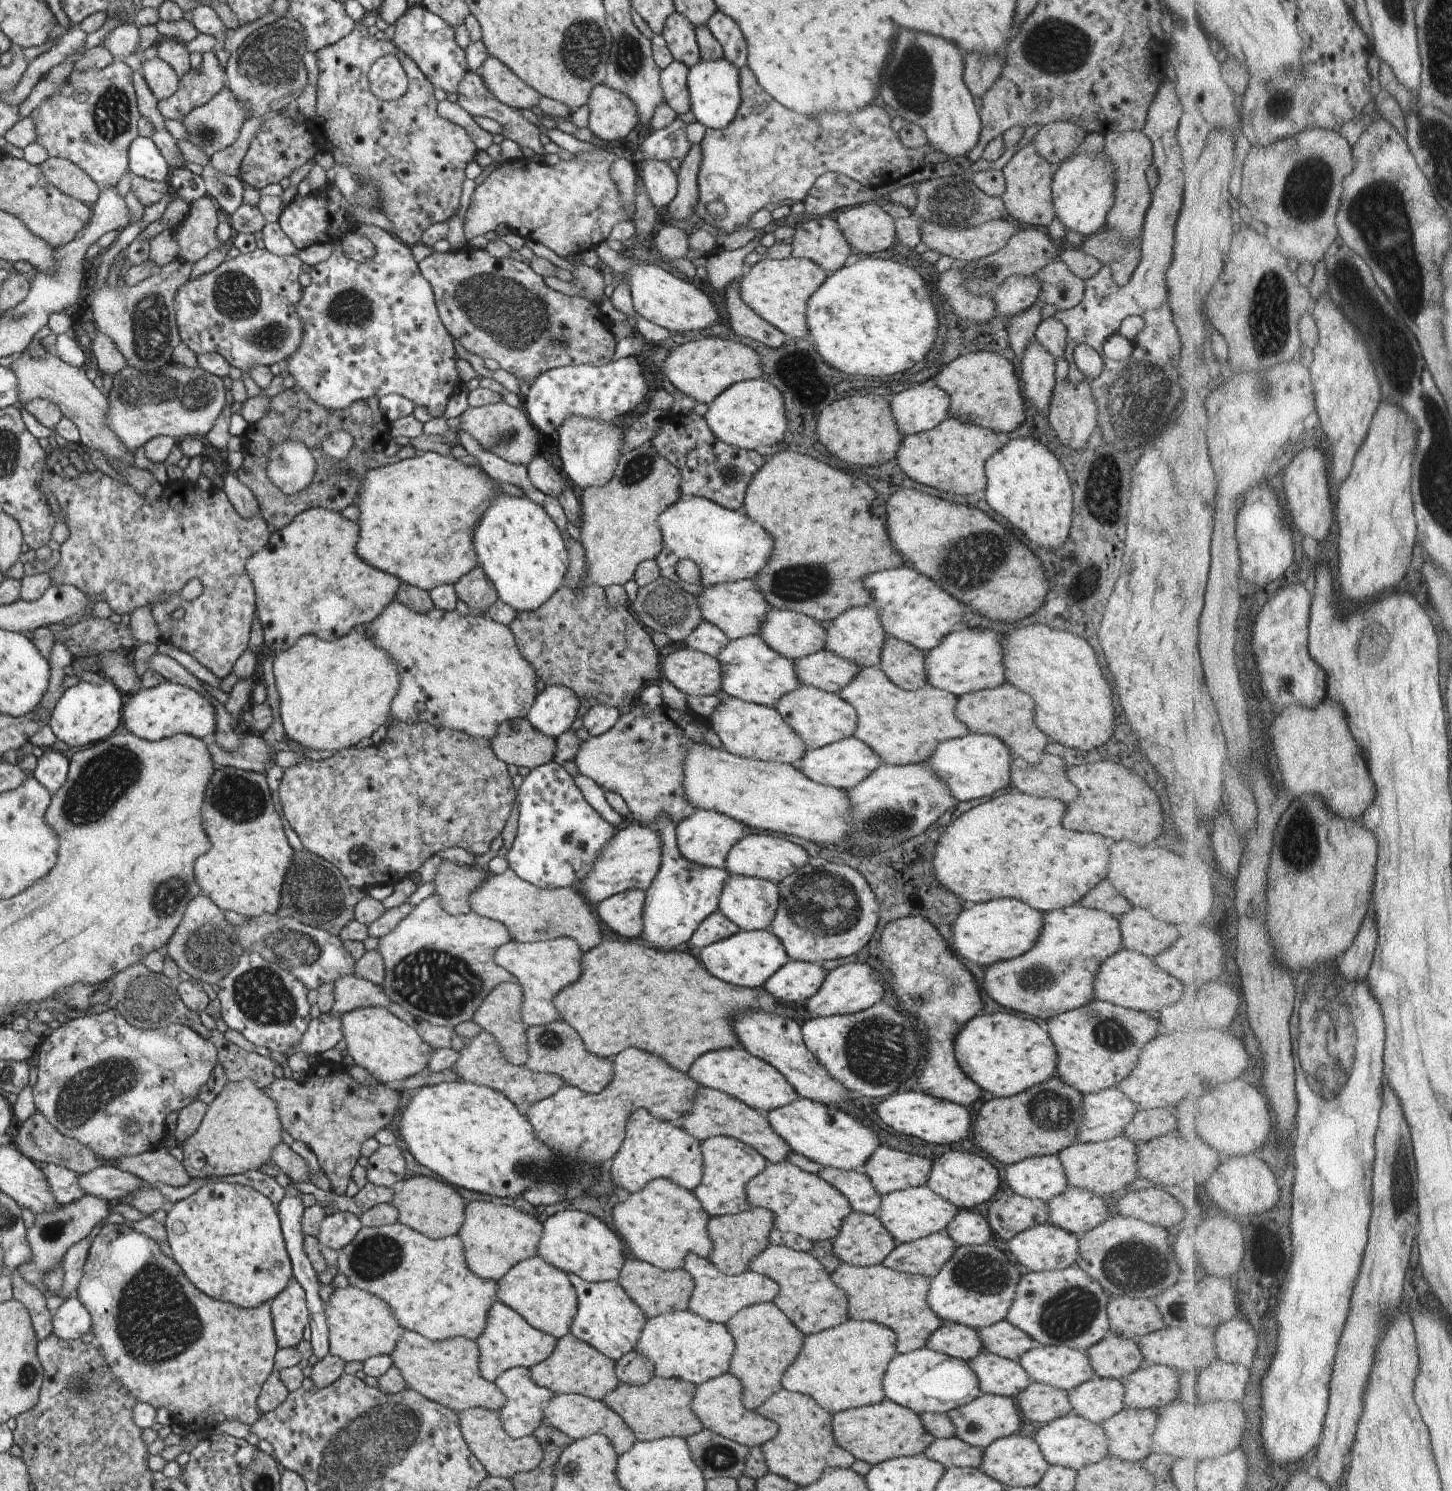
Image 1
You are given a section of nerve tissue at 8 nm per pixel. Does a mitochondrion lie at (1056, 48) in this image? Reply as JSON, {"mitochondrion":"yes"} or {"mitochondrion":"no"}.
{"mitochondrion":"yes"}

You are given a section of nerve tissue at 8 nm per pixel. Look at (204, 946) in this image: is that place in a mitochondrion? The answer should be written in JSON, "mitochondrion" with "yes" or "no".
{"mitochondrion":"yes"}

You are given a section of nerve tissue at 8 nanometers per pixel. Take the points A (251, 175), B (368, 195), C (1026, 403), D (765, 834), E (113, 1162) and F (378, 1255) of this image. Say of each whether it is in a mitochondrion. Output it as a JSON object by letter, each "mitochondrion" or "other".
{"A":"other","B":"mitochondrion","C":"other","D":"other","E":"other","F":"mitochondrion"}

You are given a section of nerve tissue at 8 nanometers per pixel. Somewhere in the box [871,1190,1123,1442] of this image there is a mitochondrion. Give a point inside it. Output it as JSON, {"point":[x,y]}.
{"point":[1072,1309]}

